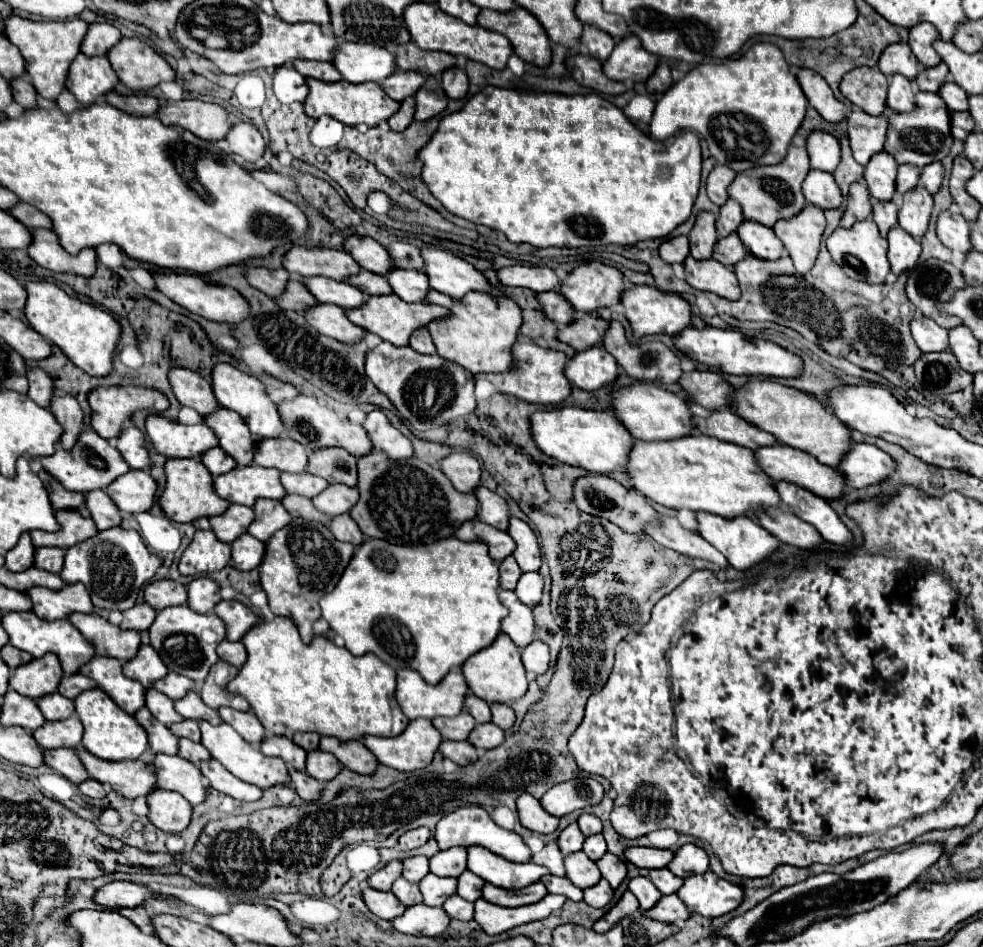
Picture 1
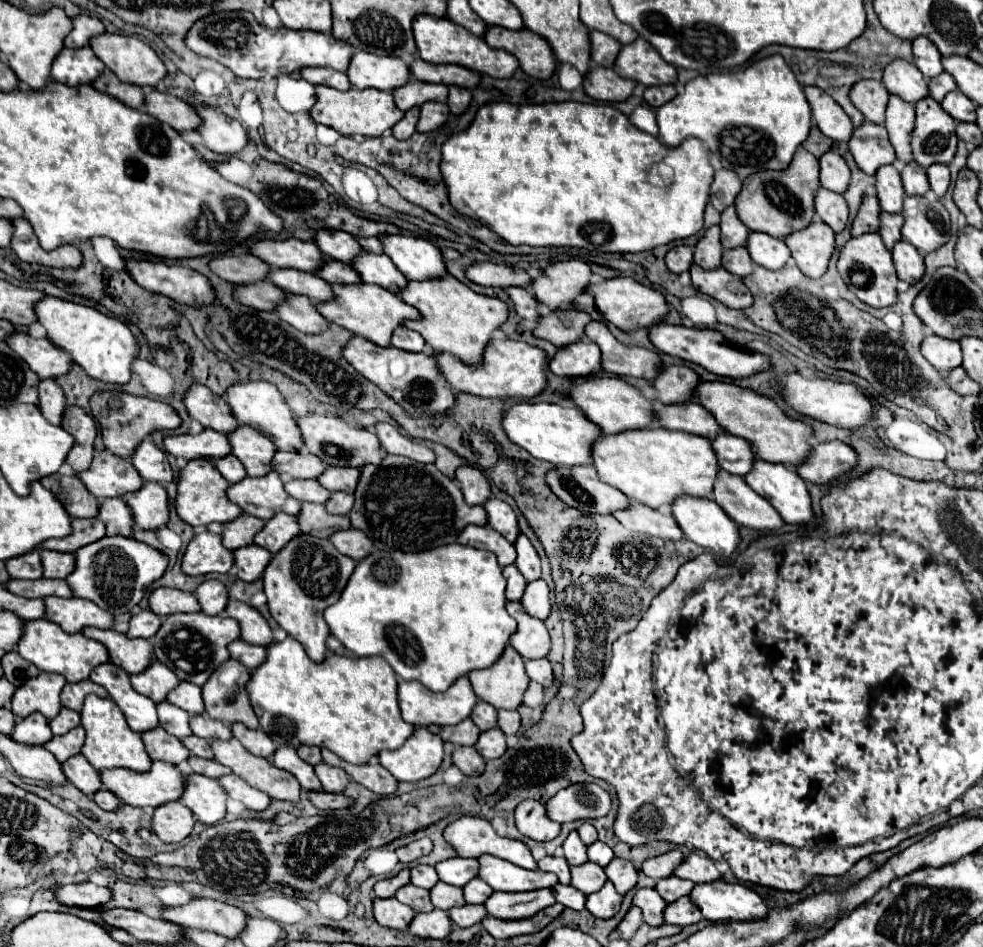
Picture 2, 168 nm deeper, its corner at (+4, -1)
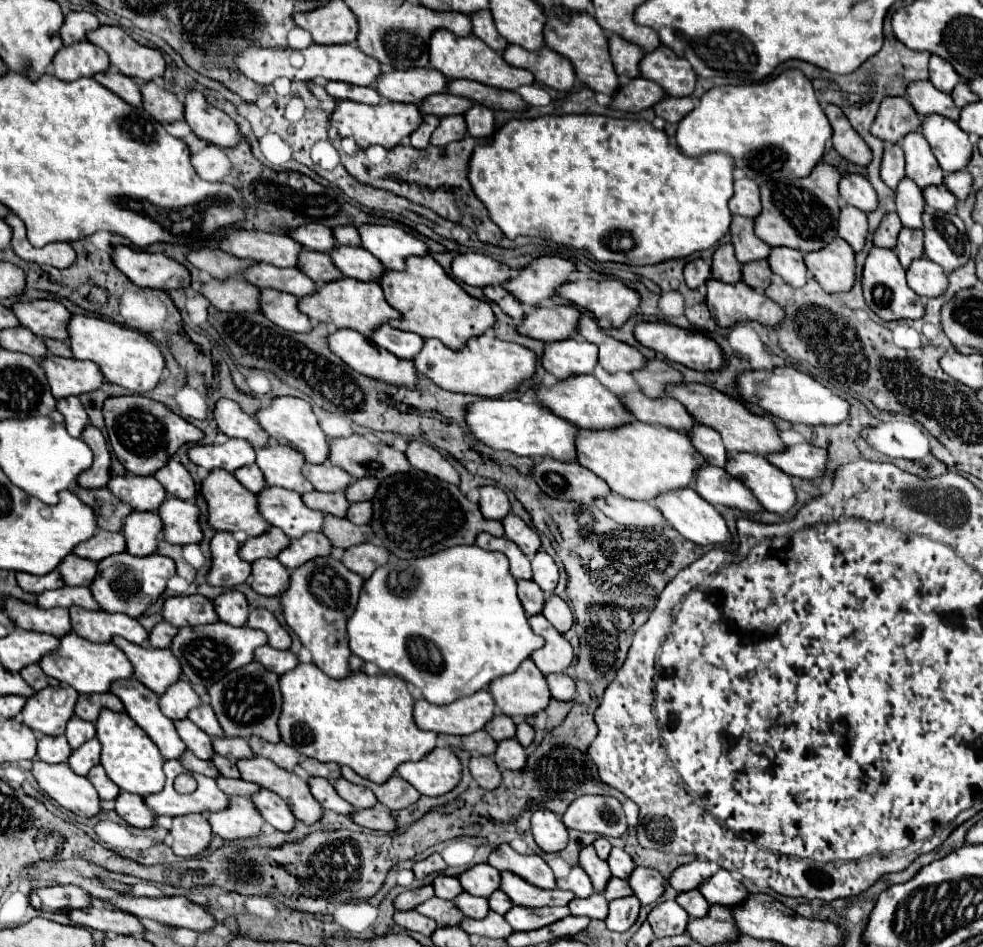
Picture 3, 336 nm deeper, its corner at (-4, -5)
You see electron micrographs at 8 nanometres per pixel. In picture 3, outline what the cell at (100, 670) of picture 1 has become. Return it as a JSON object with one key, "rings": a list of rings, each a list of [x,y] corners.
{"rings":[[[138,679],[116,681],[110,691],[124,701],[126,713],[150,735],[166,761],[184,755],[184,741],[178,737],[174,723],[160,711],[160,695],[146,689]]]}

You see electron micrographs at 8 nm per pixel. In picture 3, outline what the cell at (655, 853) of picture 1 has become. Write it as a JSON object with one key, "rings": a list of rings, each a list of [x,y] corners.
{"rings":[[[692,861],[688,865],[678,867],[668,881],[678,893],[684,893],[684,891],[698,889],[698,885],[702,885],[702,881],[708,881],[712,873],[714,871],[708,861]]]}

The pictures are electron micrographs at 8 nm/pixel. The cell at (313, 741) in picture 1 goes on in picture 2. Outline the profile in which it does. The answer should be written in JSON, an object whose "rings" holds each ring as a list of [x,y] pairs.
{"rings":[[[300,745],[300,747],[298,747],[298,755],[300,755],[304,761],[308,761],[310,765],[318,765],[318,763],[322,761],[320,749],[314,747],[314,745]]]}

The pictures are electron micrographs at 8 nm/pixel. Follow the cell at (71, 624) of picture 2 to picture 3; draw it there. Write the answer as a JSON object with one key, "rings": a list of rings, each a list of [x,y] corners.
{"rings":[[[70,607],[70,617],[72,617],[74,633],[94,643],[108,643],[116,635],[136,645],[144,645],[148,639],[148,631],[138,623],[138,619],[130,619],[128,615],[122,613]]]}

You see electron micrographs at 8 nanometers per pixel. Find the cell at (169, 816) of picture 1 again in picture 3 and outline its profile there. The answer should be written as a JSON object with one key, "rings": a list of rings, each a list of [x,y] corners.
{"rings":[[[198,813],[174,817],[170,835],[174,837],[172,851],[178,857],[186,857],[186,859],[206,851],[212,841],[212,829],[210,829],[208,817]]]}

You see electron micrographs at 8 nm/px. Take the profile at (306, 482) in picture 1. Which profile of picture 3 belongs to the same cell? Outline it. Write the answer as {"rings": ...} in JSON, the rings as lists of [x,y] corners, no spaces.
{"rings":[[[312,491],[302,495],[302,501],[310,507],[310,509],[318,509],[322,513],[330,513],[336,517],[346,517],[350,503],[346,501],[344,493],[320,493],[320,491]]]}

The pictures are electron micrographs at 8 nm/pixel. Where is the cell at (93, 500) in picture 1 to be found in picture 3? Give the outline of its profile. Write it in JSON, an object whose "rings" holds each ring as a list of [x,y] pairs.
{"rings":[[[132,513],[124,519],[124,529],[122,529],[126,543],[128,543],[128,553],[146,557],[150,553],[156,553],[158,549],[158,539],[162,533],[162,519],[158,513]]]}

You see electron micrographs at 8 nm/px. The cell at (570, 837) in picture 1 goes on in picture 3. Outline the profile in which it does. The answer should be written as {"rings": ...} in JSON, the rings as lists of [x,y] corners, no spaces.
{"rings":[[[584,847],[582,853],[580,853],[580,867],[588,873],[596,893],[602,893],[606,889],[606,883],[610,881],[612,873],[610,873],[610,867],[606,865],[606,861],[602,861],[596,853],[594,853],[594,847]]]}

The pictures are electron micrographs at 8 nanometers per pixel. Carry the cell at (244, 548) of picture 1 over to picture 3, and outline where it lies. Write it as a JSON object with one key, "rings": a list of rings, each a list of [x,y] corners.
{"rings":[[[278,559],[252,563],[252,589],[266,597],[278,597],[290,587],[290,571]]]}

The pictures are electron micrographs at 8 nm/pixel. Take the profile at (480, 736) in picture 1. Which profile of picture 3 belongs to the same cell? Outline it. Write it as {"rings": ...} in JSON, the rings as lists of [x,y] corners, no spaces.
{"rings":[[[506,739],[498,743],[498,749],[494,753],[494,761],[500,769],[510,771],[522,771],[526,769],[526,753],[524,747],[516,739]]]}

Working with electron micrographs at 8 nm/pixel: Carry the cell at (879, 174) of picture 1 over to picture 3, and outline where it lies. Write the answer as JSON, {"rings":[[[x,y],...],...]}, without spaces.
{"rings":[[[900,181],[896,189],[896,211],[904,227],[922,229],[922,213],[926,211],[926,201],[922,197],[922,189],[918,189],[914,181]]]}

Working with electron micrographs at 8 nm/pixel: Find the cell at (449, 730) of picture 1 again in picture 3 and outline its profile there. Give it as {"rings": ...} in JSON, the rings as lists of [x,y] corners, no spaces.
{"rings":[[[476,731],[472,735],[464,735],[464,737],[446,737],[450,747],[458,747],[458,749],[466,749],[466,751],[474,751],[480,755],[494,755],[498,743],[486,733],[486,731]]]}

